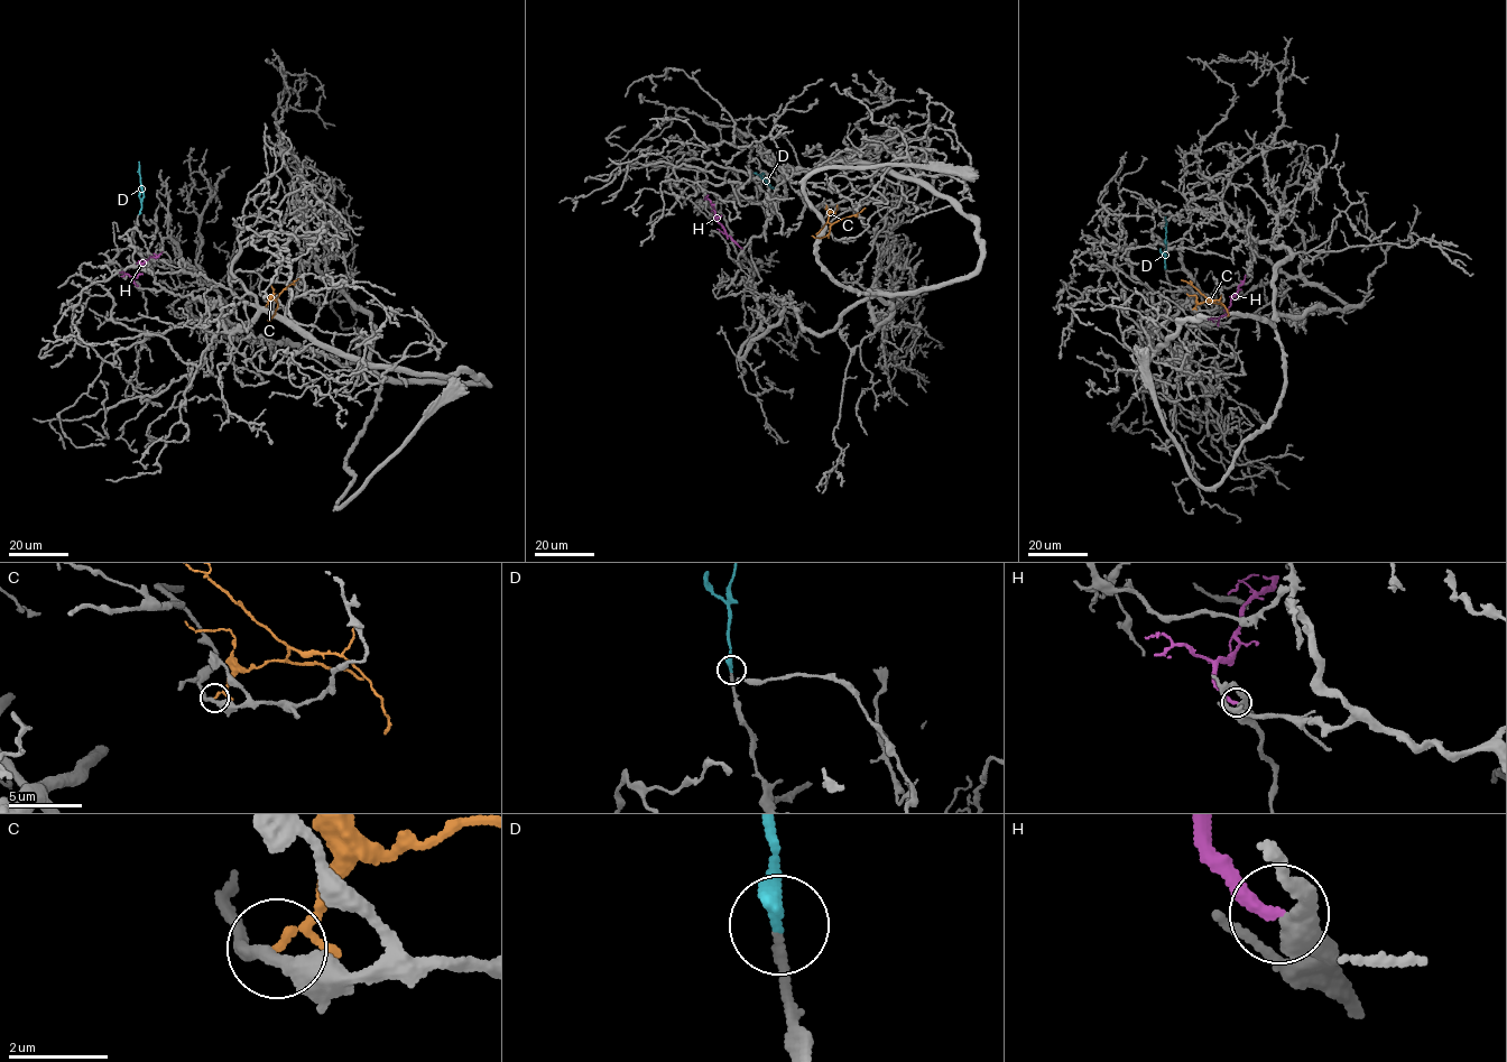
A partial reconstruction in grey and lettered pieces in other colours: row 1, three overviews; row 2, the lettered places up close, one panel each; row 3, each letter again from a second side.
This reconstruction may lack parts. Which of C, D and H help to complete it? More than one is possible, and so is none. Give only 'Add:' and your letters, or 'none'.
Add: D

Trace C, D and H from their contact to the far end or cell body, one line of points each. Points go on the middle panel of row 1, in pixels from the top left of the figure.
C: (826, 205), (831, 223), (866, 208)
D: (754, 173), (774, 187)
H: (714, 204), (720, 223), (742, 248)

